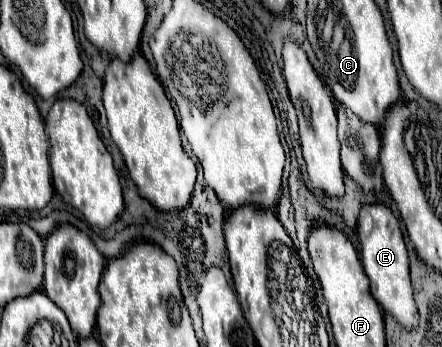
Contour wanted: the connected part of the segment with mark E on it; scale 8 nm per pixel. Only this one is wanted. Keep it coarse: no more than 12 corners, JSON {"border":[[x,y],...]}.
{"border":[[382,203],[358,215],[372,297],[418,327],[400,221]]}

